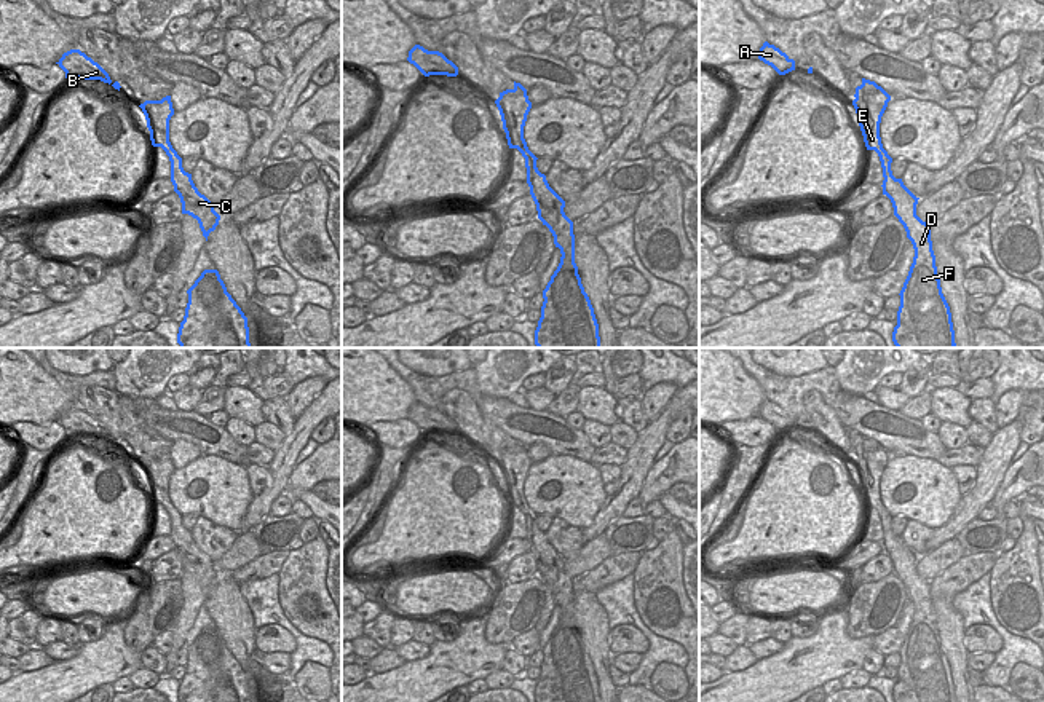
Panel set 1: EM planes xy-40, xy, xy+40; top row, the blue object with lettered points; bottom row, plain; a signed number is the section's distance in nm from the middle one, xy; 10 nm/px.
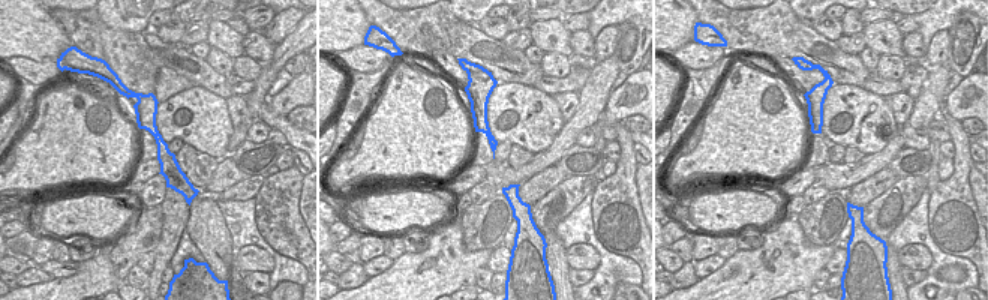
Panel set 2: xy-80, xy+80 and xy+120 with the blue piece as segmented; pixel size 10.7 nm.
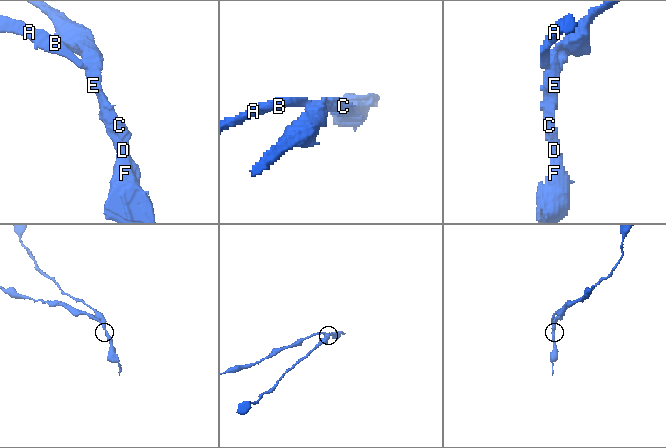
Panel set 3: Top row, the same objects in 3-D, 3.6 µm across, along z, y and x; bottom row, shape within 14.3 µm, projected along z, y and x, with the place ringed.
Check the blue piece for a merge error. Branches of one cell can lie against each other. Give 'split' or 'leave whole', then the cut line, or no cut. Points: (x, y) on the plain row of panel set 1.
split | xy+40 (861, 442), (869, 465), (869, 473), (864, 477)

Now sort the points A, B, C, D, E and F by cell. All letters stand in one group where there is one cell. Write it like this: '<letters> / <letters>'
A B / C D E F

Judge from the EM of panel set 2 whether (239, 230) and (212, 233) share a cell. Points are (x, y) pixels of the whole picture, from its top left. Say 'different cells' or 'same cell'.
different cells

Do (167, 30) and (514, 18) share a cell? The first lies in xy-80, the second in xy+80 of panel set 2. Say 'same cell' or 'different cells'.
different cells

